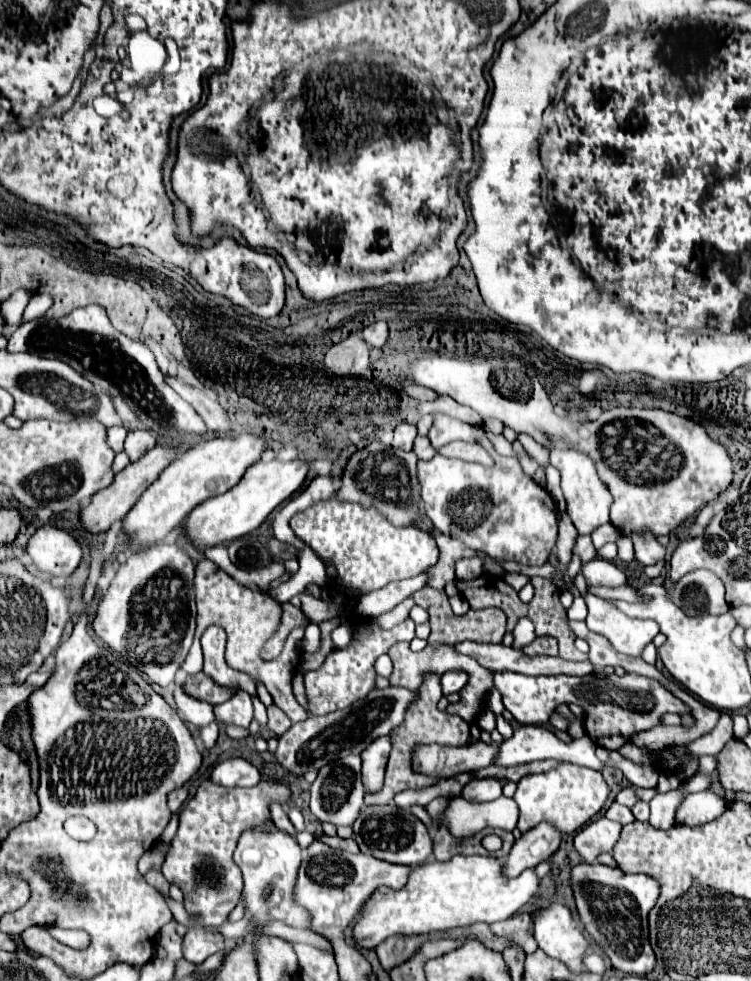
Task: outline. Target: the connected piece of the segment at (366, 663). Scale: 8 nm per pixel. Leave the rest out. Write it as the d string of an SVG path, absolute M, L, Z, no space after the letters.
M358 618L354 624L356 626L372 624L372 628L370 628L368 634L364 634L360 638L362 642L350 644L348 648L342 648L342 650L334 650L318 670L304 674L306 696L308 696L308 702L310 702L310 714L326 714L326 712L342 710L342 708L350 706L354 700L364 698L368 694L368 690L374 688L374 678L376 678L374 662L376 662L376 658L380 654L388 652L388 648L394 642L400 642L400 640L410 642L414 638L414 622L410 618L402 624L398 624L392 630L384 630L384 628L376 626L372 620L366 620L366 618Z

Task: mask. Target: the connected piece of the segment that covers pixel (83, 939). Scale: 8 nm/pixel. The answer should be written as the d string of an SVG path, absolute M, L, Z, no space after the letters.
M50 926L48 930L58 942L62 942L70 948L86 948L90 944L90 934L86 934L84 930L62 930L56 926Z

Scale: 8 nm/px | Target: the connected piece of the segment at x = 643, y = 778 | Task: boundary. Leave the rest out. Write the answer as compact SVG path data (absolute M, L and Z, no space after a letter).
M606 750L606 752L608 752L608 758L614 760L616 768L622 770L622 774L626 776L630 784L640 786L640 788L654 788L658 784L658 772L652 770L652 766L638 766L626 758L622 758L620 762L620 754L616 750Z

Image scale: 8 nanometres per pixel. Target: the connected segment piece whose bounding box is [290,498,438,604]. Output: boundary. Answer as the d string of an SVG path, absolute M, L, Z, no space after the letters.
M336 498L318 502L294 514L290 526L294 534L314 548L322 560L336 566L344 586L340 588L340 596L346 604L354 604L362 594L378 590L388 582L418 576L438 562L438 546L422 528L396 528L386 522L386 518L380 518L376 510L366 510L352 502L338 502Z

